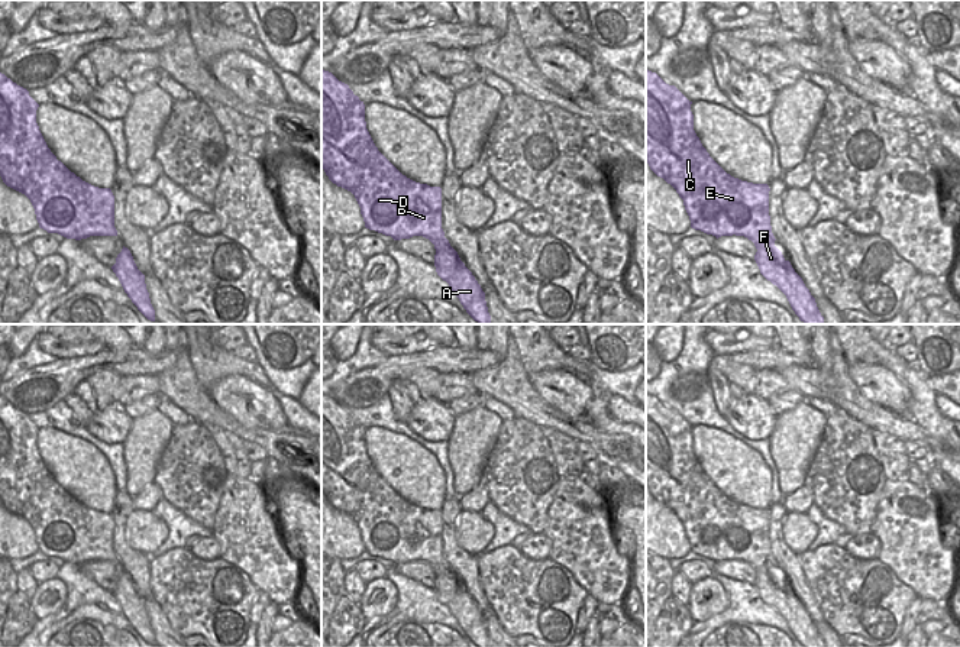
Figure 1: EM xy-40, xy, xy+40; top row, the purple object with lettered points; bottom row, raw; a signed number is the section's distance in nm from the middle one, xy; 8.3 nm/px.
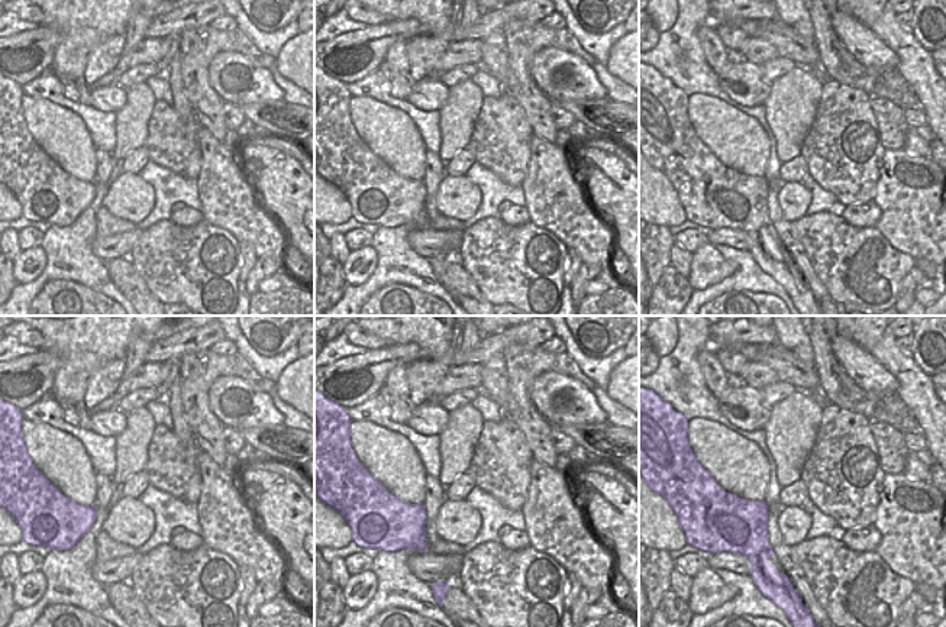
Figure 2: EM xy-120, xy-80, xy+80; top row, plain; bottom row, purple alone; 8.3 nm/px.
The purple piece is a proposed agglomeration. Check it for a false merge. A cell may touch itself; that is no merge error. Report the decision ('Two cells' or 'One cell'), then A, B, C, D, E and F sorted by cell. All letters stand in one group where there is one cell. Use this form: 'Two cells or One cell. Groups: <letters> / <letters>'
One cell. Groups: A B C D E F

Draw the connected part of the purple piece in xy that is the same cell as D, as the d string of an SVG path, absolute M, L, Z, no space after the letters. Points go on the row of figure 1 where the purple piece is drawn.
M321 69L321 168L329 179L350 191L365 227L394 240L423 236L436 249L437 275L449 284L466 313L479 324L491 324L485 292L450 246L442 229L442 188L416 182L403 175L375 146L365 122L365 104L332 72Z

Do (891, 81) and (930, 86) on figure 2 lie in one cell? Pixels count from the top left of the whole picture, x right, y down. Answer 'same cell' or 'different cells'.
different cells

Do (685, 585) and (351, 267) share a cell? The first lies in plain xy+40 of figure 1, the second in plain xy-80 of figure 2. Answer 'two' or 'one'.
two

